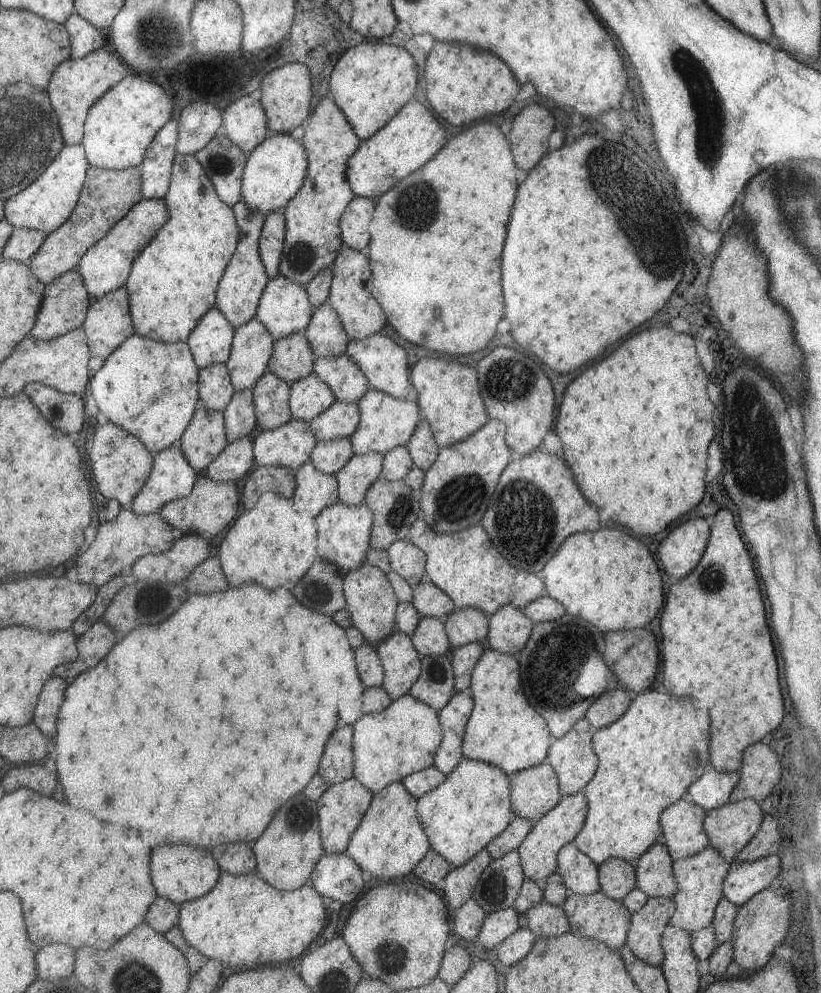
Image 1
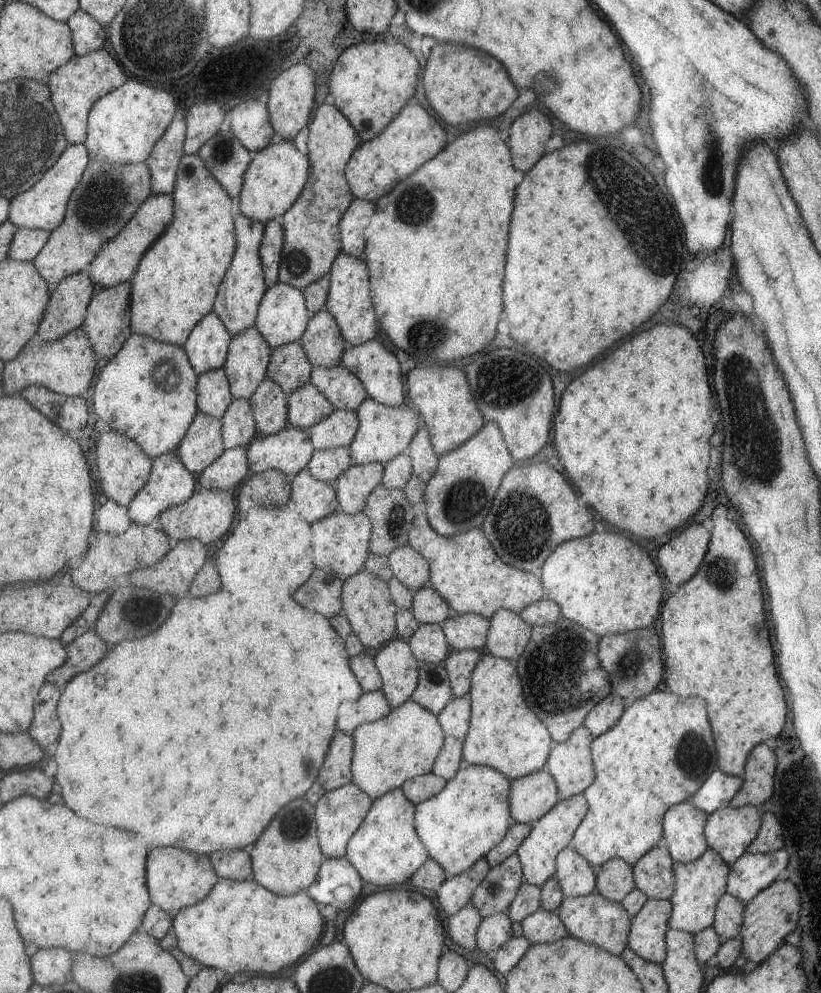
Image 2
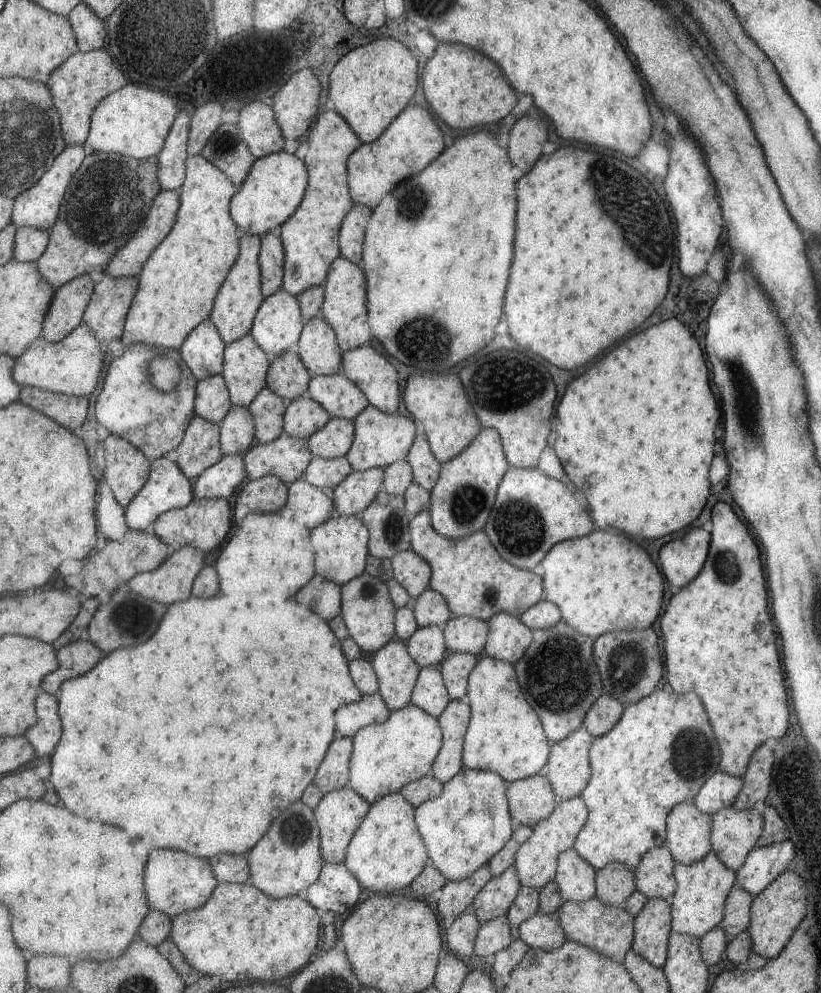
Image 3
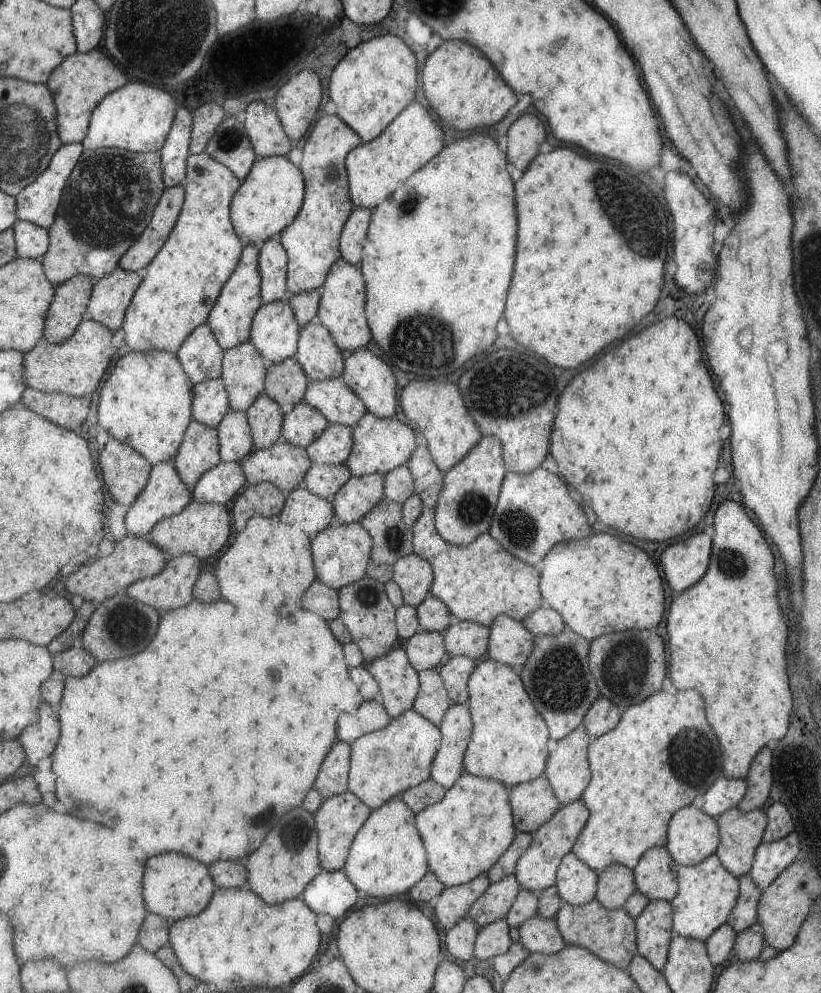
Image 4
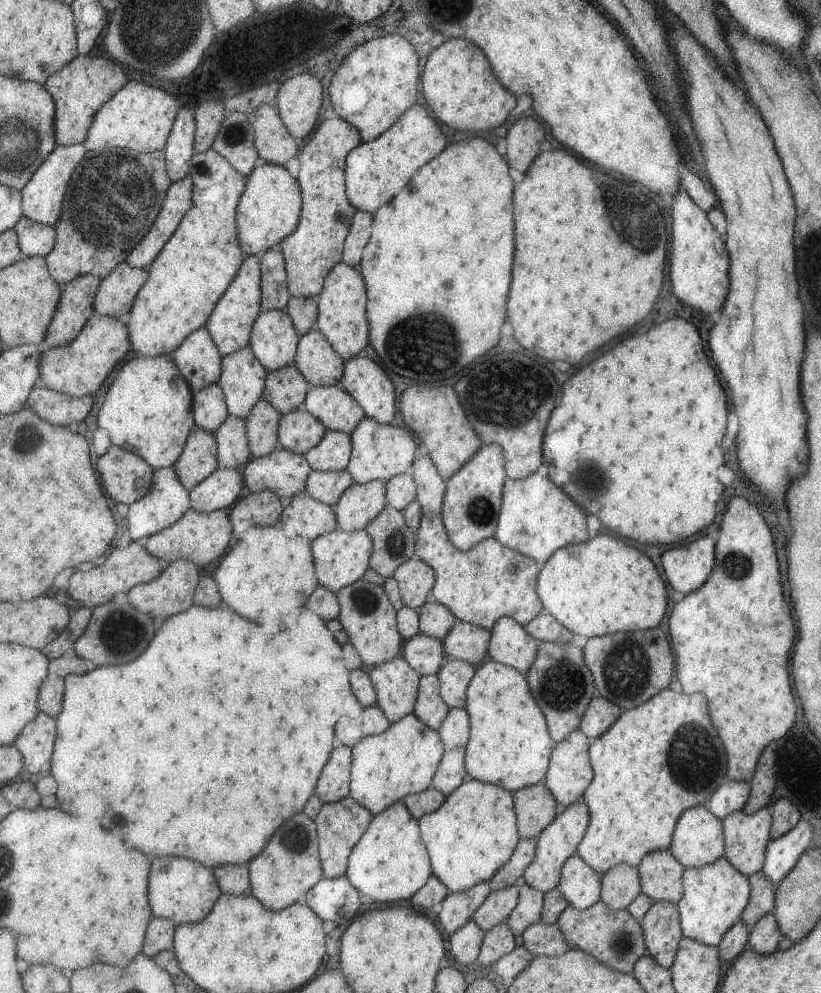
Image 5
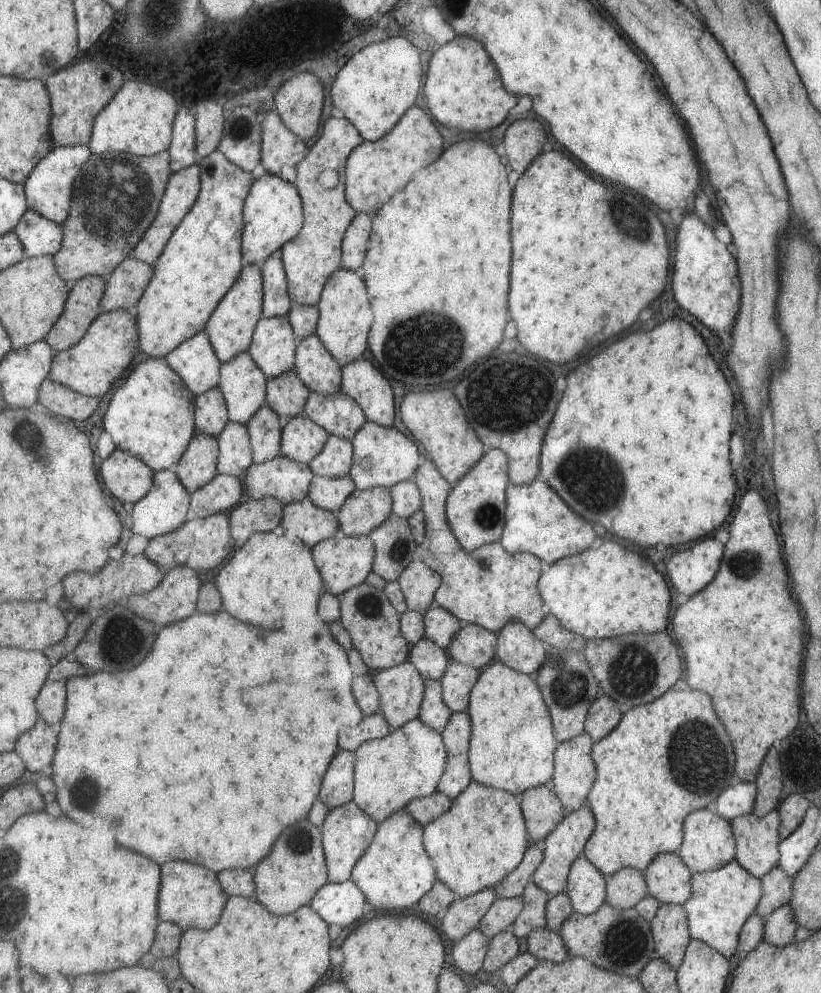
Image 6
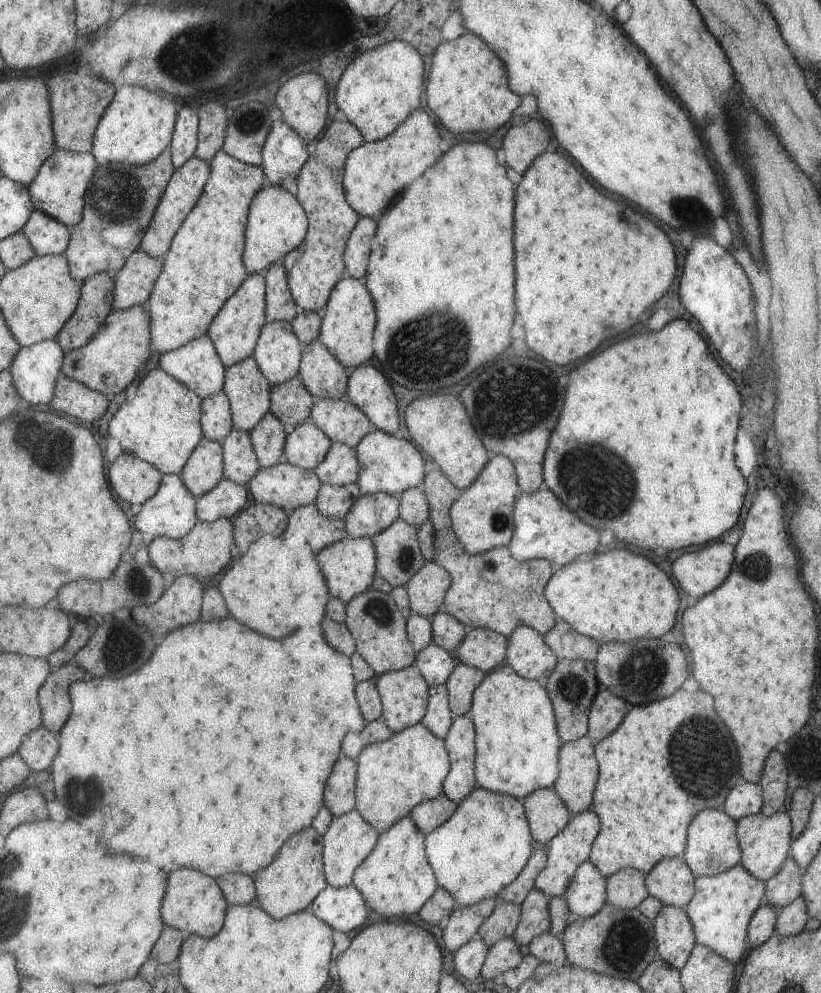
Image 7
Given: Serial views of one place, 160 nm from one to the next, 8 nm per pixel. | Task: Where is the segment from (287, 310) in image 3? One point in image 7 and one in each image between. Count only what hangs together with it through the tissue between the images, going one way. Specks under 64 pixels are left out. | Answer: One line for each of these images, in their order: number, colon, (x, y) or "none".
4: (274, 332)
5: (273, 340)
6: (273, 344)
7: (277, 352)

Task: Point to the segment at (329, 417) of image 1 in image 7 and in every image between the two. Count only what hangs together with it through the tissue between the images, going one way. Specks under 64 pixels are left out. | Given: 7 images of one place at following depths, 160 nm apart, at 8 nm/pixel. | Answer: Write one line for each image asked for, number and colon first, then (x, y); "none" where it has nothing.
2: (337, 430)
3: (333, 440)
4: (333, 446)
5: (332, 453)
6: (333, 460)
7: (340, 466)

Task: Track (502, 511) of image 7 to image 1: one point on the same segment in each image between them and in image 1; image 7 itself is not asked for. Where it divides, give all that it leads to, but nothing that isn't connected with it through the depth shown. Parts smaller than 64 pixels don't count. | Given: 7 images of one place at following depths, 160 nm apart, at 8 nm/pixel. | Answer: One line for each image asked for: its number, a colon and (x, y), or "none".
1: (456, 490)
2: (458, 496)
3: (460, 502)
4: (465, 505)
5: (471, 501)
6: (475, 506)

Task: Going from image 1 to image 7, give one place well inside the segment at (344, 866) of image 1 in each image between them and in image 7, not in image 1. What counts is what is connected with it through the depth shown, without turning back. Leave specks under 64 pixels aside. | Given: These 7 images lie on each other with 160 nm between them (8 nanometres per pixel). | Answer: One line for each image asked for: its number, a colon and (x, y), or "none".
2: (337, 883)
3: (336, 890)
4: (331, 893)
5: (336, 899)
6: (341, 903)
7: (343, 908)

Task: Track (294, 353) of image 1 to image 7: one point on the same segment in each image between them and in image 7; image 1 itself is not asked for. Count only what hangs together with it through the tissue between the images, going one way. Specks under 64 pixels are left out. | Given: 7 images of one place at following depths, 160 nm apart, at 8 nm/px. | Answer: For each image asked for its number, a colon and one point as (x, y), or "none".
2: (288, 367)
3: (286, 377)
4: (285, 383)
5: (284, 389)
6: (285, 394)
7: (290, 402)

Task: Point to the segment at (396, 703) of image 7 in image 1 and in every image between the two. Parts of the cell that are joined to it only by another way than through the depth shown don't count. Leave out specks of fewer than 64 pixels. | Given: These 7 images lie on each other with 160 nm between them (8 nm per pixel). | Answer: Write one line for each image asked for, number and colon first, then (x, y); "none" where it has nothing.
1: (401, 662)
2: (398, 668)
3: (396, 673)
4: (397, 681)
5: (395, 683)
6: (400, 688)

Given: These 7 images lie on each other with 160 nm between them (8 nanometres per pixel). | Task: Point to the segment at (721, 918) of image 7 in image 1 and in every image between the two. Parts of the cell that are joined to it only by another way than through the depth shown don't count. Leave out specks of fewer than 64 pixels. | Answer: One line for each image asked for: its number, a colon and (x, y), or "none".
1: (699, 878)
2: (698, 884)
3: (697, 906)
4: (706, 892)
5: (714, 895)
6: (720, 901)

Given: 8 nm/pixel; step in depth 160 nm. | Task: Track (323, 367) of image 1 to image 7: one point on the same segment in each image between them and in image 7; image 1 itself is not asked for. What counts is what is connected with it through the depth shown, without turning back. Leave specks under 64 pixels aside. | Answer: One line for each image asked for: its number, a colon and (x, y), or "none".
2: (342, 390)
3: (339, 397)
4: (332, 398)
5: (331, 406)
6: (337, 414)
7: (342, 422)

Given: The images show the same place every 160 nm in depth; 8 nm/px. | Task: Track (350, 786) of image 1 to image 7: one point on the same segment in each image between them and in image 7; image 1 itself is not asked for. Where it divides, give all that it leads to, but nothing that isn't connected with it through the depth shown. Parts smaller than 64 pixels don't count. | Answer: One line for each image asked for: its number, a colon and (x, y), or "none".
2: (339, 812)
3: (338, 814)
4: (338, 818)
5: (339, 825)
6: (345, 832)
7: (349, 839)

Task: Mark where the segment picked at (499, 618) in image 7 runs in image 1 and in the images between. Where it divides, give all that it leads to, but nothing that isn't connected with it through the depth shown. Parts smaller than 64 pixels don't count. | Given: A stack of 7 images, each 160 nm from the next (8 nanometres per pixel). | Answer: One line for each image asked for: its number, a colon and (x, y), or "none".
1: (465, 565)
2: (464, 569)
3: (475, 581)
4: (477, 582)
5: (488, 581)
6: (488, 587)

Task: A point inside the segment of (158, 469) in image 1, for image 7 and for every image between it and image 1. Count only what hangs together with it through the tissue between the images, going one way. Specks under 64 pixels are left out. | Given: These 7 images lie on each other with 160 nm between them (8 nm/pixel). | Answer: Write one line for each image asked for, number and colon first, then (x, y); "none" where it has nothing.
2: (169, 483)
3: (166, 488)
4: (164, 495)
5: (167, 500)
6: (165, 507)
7: (171, 512)

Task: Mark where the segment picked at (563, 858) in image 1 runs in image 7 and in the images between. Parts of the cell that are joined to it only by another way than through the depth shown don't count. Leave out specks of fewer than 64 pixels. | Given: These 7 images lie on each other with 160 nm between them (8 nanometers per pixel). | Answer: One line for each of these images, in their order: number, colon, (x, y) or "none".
2: (576, 877)
3: (574, 877)
4: (576, 884)
5: (580, 885)
6: (586, 887)
7: (585, 894)

